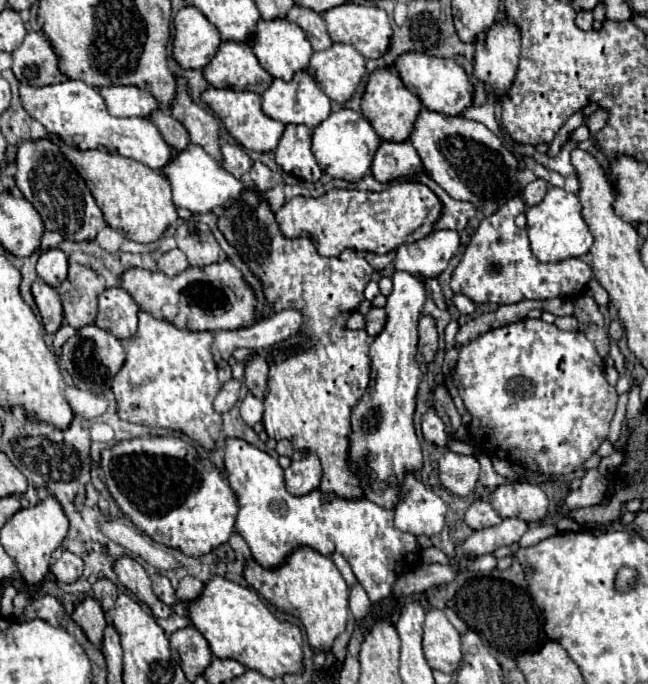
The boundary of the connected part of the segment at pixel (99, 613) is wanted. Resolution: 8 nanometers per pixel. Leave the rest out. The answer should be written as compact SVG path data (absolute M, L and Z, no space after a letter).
M86 597L72 613L72 619L76 621L76 625L82 627L82 631L86 633L86 637L94 643L100 645L102 643L102 633L106 629L106 617L104 611L100 609L100 603L92 597Z

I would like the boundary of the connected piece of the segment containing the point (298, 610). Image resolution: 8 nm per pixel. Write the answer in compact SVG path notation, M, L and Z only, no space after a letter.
M300 547L278 569L264 569L252 561L246 567L244 577L270 605L300 621L306 629L308 645L314 651L330 651L334 639L346 629L350 589L330 557L308 547Z

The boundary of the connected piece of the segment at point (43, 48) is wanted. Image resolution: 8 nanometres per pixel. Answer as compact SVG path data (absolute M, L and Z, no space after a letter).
M42 31L26 33L22 45L12 53L12 59L12 71L22 85L44 87L66 81L58 69L58 57Z

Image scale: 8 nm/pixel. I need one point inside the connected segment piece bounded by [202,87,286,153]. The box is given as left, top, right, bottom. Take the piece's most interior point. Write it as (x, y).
(241, 111)

